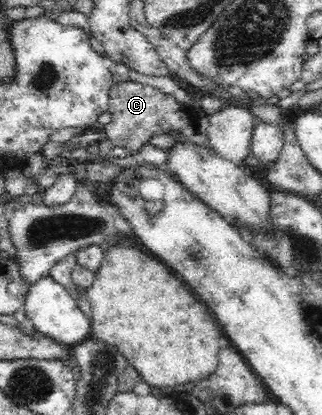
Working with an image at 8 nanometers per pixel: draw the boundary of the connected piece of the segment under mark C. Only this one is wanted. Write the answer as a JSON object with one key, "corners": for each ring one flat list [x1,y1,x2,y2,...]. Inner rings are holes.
{"corners":[[140,78,113,83,110,88,108,110,112,115,112,120,109,124,104,124,106,136,110,139,113,147,125,147,131,151,139,150,153,136,181,134,184,130,188,134,194,132,195,124,201,117,193,115,187,106,182,106,170,94,147,85]]}

